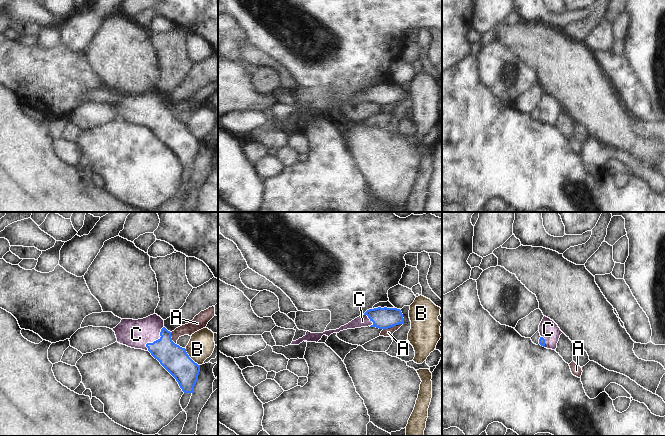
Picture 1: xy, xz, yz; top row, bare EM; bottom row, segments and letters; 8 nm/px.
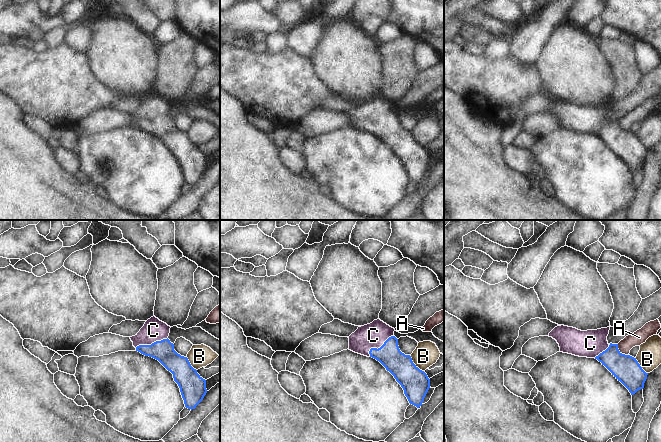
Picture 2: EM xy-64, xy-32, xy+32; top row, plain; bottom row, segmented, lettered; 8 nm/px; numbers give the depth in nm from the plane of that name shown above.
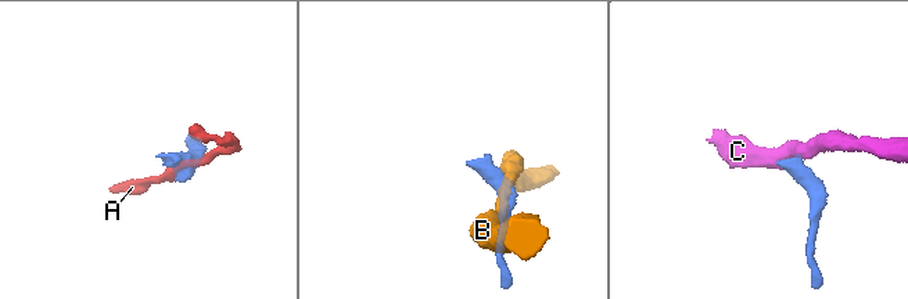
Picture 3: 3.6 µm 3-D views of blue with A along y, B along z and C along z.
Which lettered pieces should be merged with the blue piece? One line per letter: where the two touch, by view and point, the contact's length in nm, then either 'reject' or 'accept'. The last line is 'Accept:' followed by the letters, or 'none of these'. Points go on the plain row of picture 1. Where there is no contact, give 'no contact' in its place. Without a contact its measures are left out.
A: meets blue in xz at (392, 102); contact 170 nm long; reject
B: meets blue in xy at (189, 133); contact 190 nm long; reject
C: meets blue in xy at (156, 116); contact 240 nm long; accept
Accept: C

